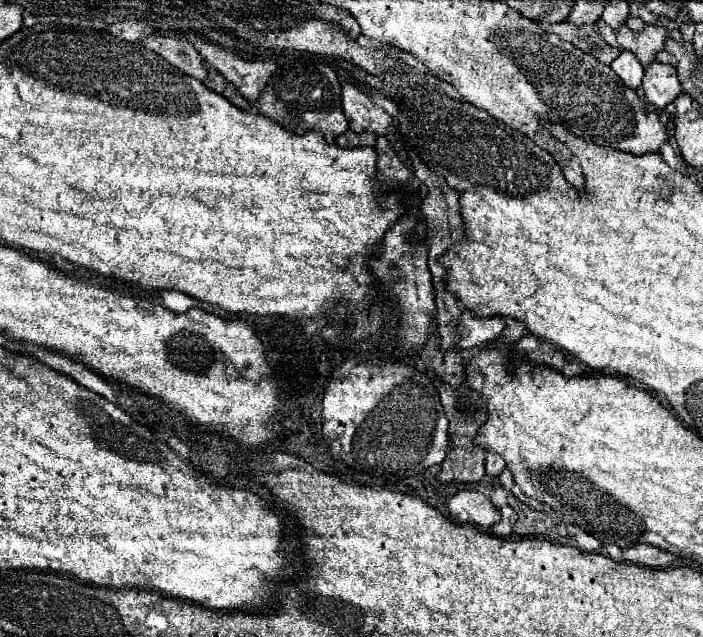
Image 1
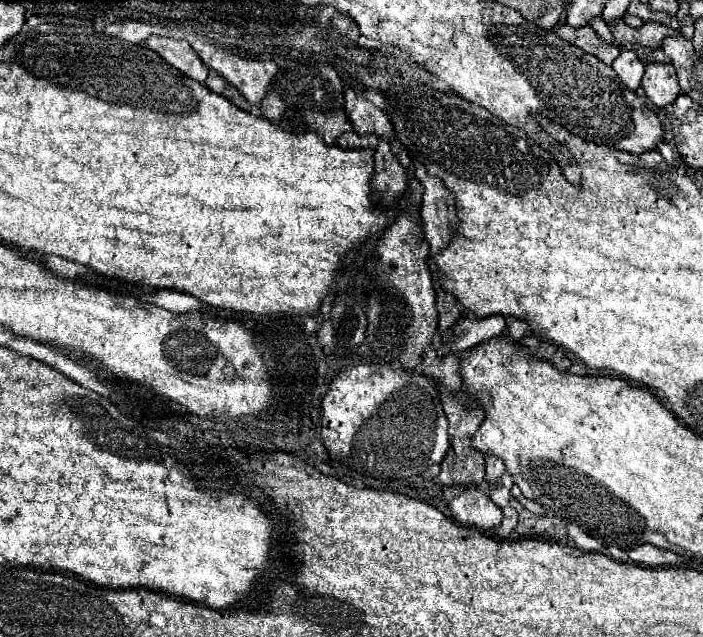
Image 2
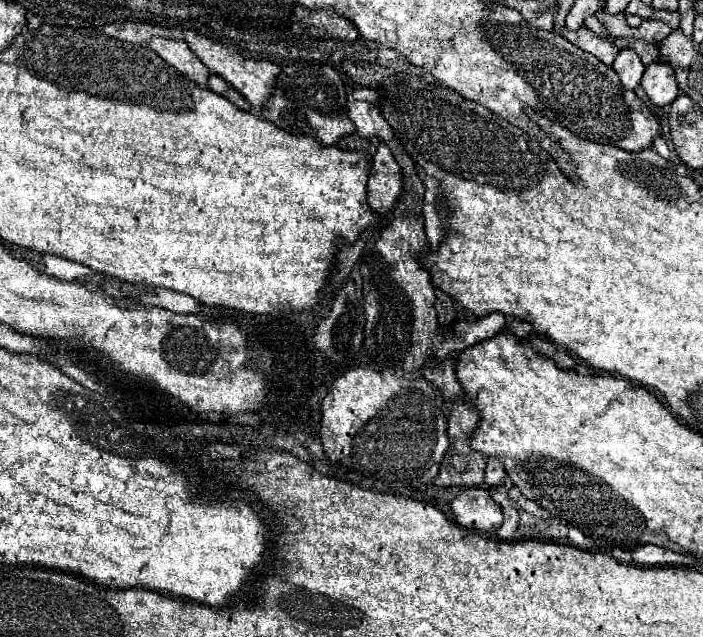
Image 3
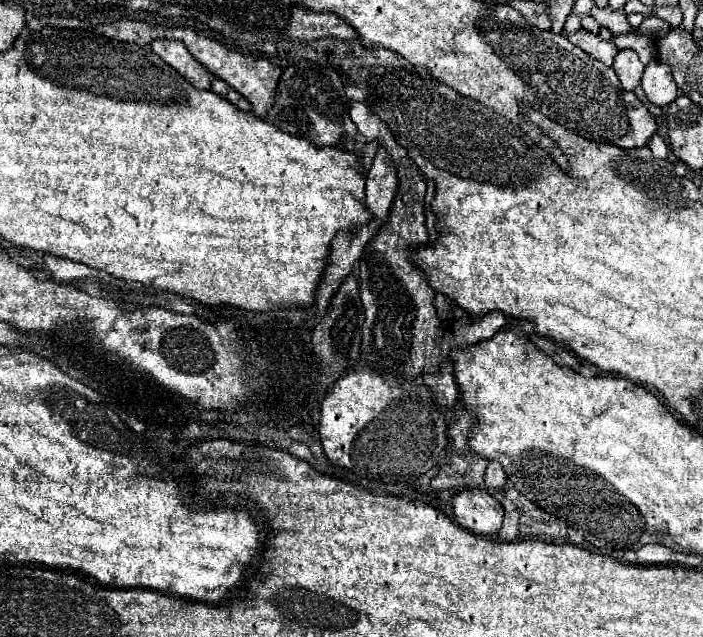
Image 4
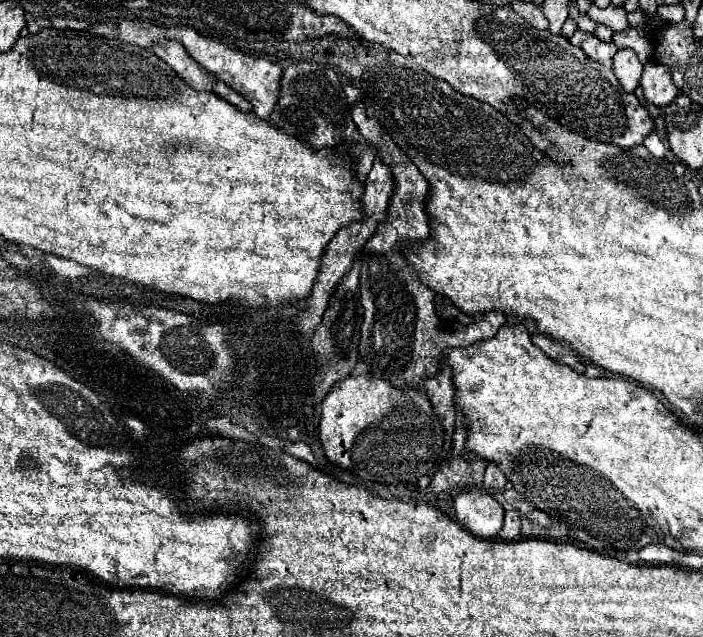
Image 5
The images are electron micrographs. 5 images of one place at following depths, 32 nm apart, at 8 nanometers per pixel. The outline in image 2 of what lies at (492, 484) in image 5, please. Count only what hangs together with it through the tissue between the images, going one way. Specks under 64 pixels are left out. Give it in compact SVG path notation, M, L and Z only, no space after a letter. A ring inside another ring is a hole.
M492 454L486 456L486 478L490 482L498 480L504 474L504 470L506 470L506 466L504 466L504 462L498 456L492 456Z

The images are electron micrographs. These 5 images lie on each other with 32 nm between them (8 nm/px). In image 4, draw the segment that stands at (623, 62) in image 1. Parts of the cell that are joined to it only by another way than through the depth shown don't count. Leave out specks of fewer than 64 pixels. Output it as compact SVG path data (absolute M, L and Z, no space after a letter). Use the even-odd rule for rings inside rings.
M620 50L616 54L612 68L618 74L618 78L626 90L634 90L640 84L644 64L640 62L640 58L634 50Z

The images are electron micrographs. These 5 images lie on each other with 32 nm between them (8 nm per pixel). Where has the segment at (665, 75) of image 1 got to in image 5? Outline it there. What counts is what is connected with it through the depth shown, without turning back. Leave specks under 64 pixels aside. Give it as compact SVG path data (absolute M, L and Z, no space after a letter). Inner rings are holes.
M650 60L644 66L640 86L644 90L644 98L654 106L668 106L678 96L678 88L672 82L670 68L656 60Z

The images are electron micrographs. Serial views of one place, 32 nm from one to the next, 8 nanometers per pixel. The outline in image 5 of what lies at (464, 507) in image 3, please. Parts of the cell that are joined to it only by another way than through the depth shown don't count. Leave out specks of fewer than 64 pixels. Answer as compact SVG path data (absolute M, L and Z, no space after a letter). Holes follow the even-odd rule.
M468 490L458 494L454 498L454 512L462 528L482 538L496 536L504 520L502 504L480 490Z

